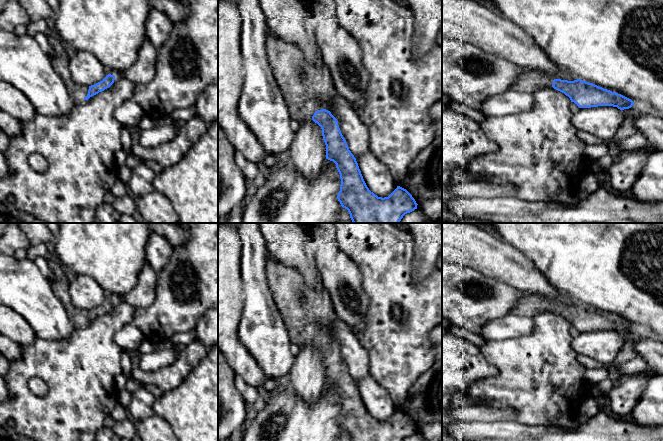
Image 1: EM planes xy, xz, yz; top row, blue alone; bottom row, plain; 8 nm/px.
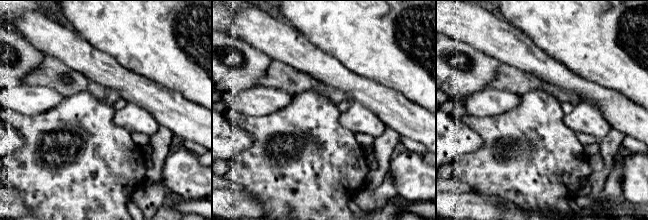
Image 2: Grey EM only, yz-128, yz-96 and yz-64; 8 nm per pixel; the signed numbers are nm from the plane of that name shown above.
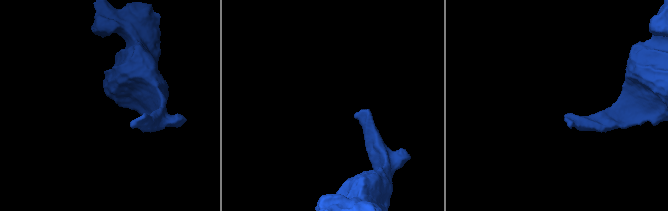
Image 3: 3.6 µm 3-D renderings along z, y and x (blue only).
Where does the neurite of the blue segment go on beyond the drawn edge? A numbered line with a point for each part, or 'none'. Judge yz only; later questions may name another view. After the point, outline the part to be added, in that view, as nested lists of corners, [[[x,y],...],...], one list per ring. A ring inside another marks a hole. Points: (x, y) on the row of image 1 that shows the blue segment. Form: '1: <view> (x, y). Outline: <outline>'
1: yz (529, 81). Outline: [[[538,70],[523,72],[513,83],[512,89],[519,92],[534,94],[538,90],[553,85],[553,80],[545,72]]]

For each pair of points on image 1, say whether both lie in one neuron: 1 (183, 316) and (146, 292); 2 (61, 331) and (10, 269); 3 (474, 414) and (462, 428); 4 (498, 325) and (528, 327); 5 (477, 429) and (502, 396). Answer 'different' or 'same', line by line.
1: different
2: same
3: different
4: same
5: different

